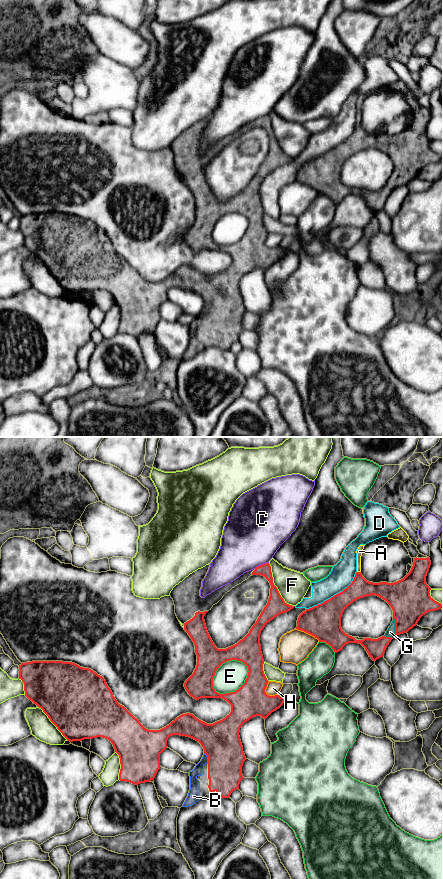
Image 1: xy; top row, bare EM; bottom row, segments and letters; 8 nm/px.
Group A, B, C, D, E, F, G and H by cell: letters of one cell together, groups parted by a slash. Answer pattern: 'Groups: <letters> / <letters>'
Groups: A B G / C / D / E / F / H

